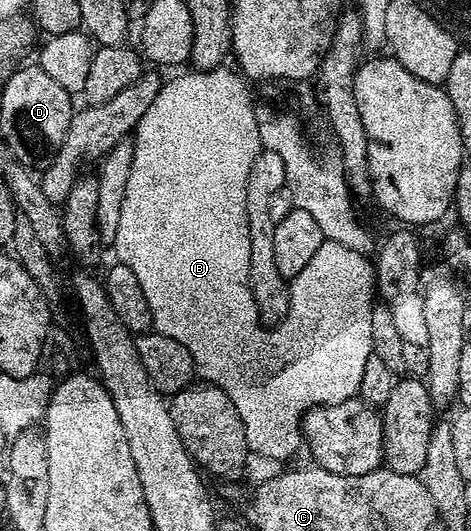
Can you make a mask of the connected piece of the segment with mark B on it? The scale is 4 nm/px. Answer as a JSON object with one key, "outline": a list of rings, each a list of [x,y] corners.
{"outline":[[[217,68],[215,70],[201,70],[199,72],[191,72],[192,74],[180,74],[177,78],[172,78],[163,83],[158,92],[158,96],[154,96],[154,104],[150,104],[150,108],[146,108],[146,116],[142,116],[142,120],[135,128],[134,141],[134,160],[130,164],[130,180],[126,180],[126,196],[122,200],[122,220],[118,220],[118,232],[116,233],[116,241],[114,249],[119,261],[126,268],[130,268],[130,272],[134,272],[134,276],[138,276],[138,284],[142,284],[142,293],[146,295],[146,304],[150,304],[150,316],[152,317],[152,330],[162,336],[170,336],[170,340],[178,340],[178,344],[182,344],[182,348],[186,348],[190,352],[190,356],[194,360],[199,377],[203,381],[211,382],[212,385],[222,388],[222,392],[226,392],[226,396],[230,396],[230,404],[234,404],[234,408],[238,408],[238,416],[242,416],[242,428],[246,432],[246,444],[249,451],[253,455],[261,454],[264,458],[292,458],[305,445],[304,431],[302,423],[304,413],[312,410],[315,406],[337,406],[343,402],[353,401],[360,393],[360,385],[362,384],[362,372],[366,368],[366,360],[372,355],[372,341],[370,340],[370,324],[372,323],[372,308],[374,305],[374,266],[365,255],[358,252],[350,252],[350,248],[342,248],[342,244],[334,244],[325,240],[322,248],[318,248],[318,252],[314,252],[314,257],[310,259],[310,264],[306,264],[306,268],[302,268],[302,272],[298,272],[298,276],[291,279],[290,293],[288,295],[288,313],[279,319],[280,326],[276,326],[273,330],[267,330],[260,321],[262,315],[260,309],[256,306],[256,301],[252,295],[250,288],[250,232],[248,231],[248,221],[246,220],[246,180],[250,176],[250,168],[254,164],[254,160],[260,155],[261,145],[258,136],[258,124],[256,123],[256,106],[252,98],[248,95],[249,83],[235,69]]]}

